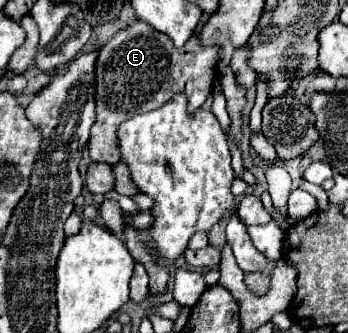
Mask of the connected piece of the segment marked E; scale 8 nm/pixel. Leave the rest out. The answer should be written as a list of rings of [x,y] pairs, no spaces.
[[[135,20],[131,26],[117,32],[105,46],[99,48],[95,66],[97,122],[93,124],[89,138],[91,162],[119,162],[115,132],[117,126],[129,118],[129,112],[141,114],[155,110],[181,90],[187,92],[189,112],[195,112],[213,92],[217,80],[217,58],[219,48],[203,46],[197,34],[193,34],[183,48],[175,48],[165,34],[141,20]]]

